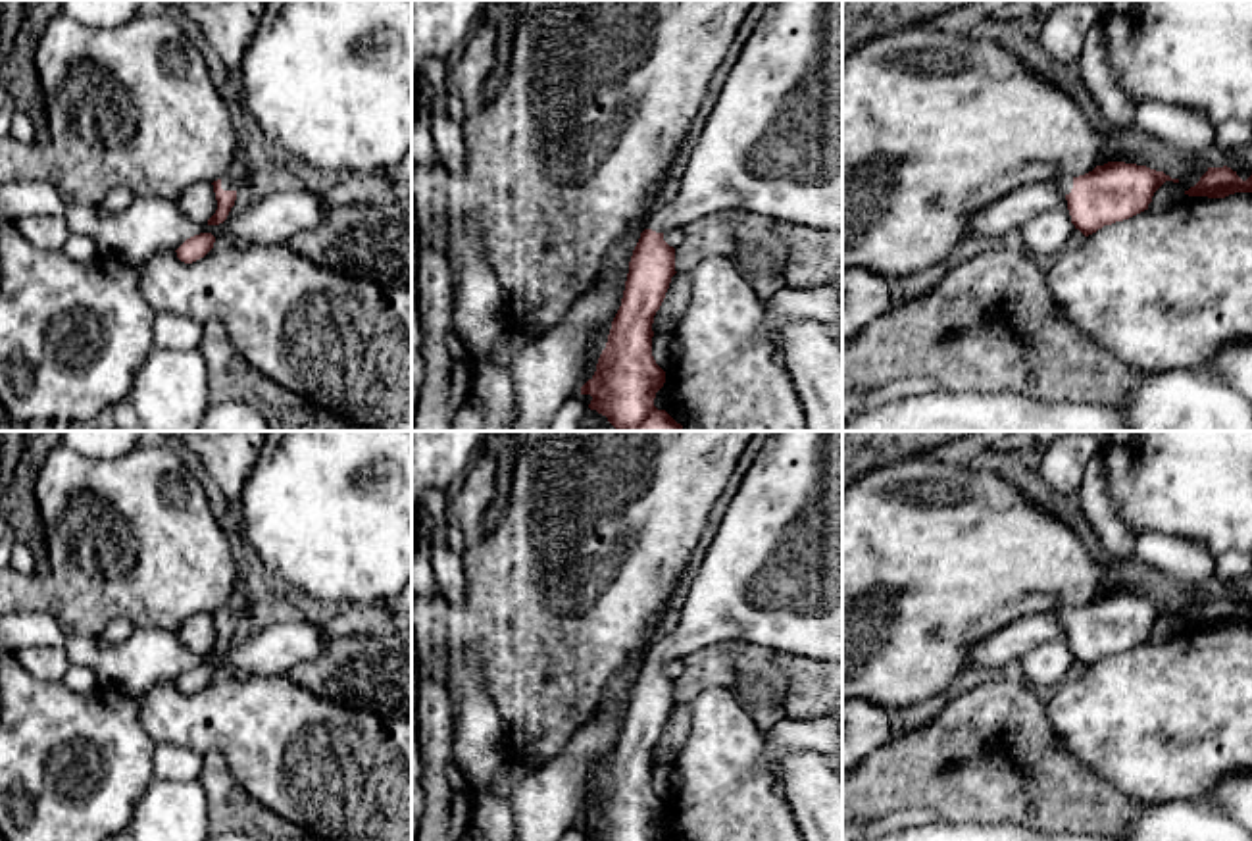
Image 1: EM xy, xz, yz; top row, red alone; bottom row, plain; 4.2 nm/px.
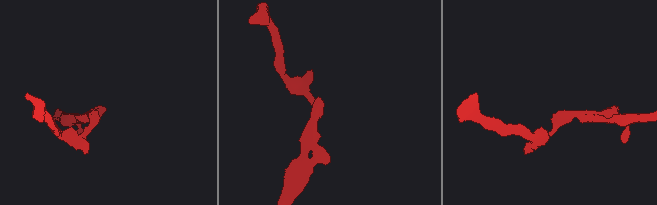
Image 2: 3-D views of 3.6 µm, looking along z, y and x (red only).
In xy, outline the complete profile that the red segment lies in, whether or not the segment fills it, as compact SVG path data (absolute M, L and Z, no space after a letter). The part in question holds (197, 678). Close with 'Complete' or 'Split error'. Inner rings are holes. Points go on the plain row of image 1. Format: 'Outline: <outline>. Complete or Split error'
Outline: M200 664L187 670L175 683L185 695L192 695L204 689L213 679L215 668L212 664Z. Complete

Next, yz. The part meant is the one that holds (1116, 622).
Outline: M1108 593L1104 597L1096 597L1092 602L1079 608L1058 608L1052 614L1060 620L1060 624L1067 631L1067 641L1071 647L1071 654L1085 668L1096 664L1104 656L1112 656L1115 652L1129 650L1144 641L1152 633L1154 624L1165 614L1179 610L1171 610L1164 602L1150 600L1146 597L1125 595L1125 593Z. Split error

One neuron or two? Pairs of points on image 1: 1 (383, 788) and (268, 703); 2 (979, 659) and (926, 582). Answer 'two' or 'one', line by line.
1: one
2: two

